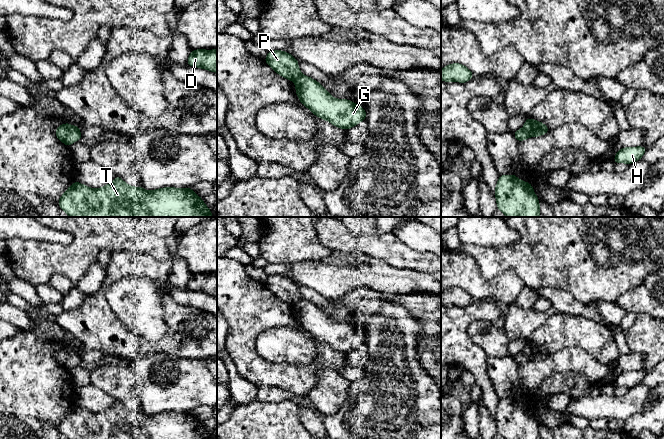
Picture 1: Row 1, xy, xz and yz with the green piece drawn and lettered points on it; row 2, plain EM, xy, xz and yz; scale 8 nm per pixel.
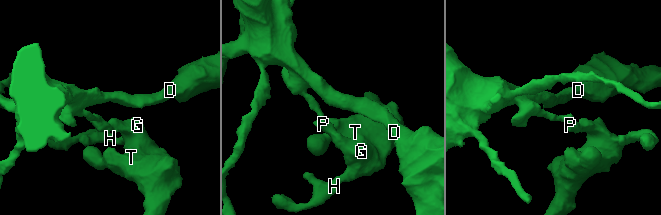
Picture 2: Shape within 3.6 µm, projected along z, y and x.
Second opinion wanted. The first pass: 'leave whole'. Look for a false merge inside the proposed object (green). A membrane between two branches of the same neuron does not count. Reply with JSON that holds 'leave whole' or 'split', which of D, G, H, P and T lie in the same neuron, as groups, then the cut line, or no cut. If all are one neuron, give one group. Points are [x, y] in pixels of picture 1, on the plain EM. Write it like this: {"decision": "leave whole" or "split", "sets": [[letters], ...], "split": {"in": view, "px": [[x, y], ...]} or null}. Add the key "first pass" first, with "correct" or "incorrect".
{"first pass": "incorrect", "decision": "split", "sets": [["D", "P"], ["G", "H", "T"]], "split": {"in": "yz", "px": [[522, 352], [529, 360]]}}

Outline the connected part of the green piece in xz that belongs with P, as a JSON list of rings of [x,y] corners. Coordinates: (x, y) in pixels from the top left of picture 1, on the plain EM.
[[[281,274],[269,275],[264,285],[271,290],[277,298],[293,306],[302,299],[298,284],[288,276]]]

